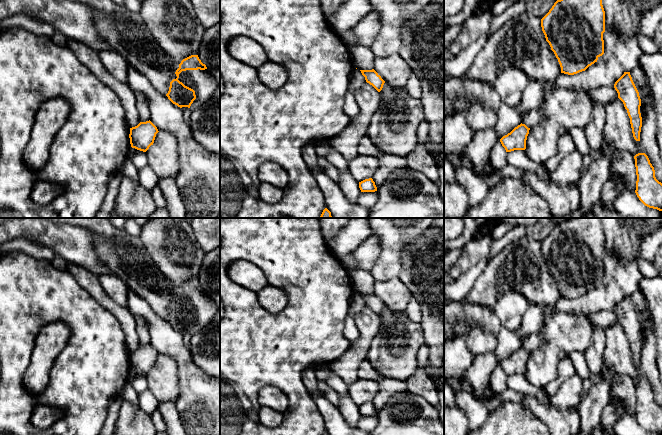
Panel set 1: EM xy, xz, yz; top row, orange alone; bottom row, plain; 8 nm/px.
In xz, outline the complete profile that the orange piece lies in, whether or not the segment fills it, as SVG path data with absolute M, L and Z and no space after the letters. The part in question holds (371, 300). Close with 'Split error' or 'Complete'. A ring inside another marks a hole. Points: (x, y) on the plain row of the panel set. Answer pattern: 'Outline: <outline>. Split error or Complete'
Outline: M360 294L362 299L365 301L367 307L372 309L378 316L383 312L385 305L381 300L374 294Z. Complete

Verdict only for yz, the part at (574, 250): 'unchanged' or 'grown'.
unchanged

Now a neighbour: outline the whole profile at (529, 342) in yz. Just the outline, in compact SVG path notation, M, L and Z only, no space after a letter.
M539 330L533 334L525 335L522 338L522 348L525 348L528 352L531 352L535 348L539 347L543 340L543 330Z

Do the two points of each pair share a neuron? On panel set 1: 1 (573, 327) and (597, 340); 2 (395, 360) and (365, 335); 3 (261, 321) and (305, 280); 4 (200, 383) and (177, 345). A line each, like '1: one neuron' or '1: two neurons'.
1: two neurons
2: two neurons
3: one neuron
4: one neuron

